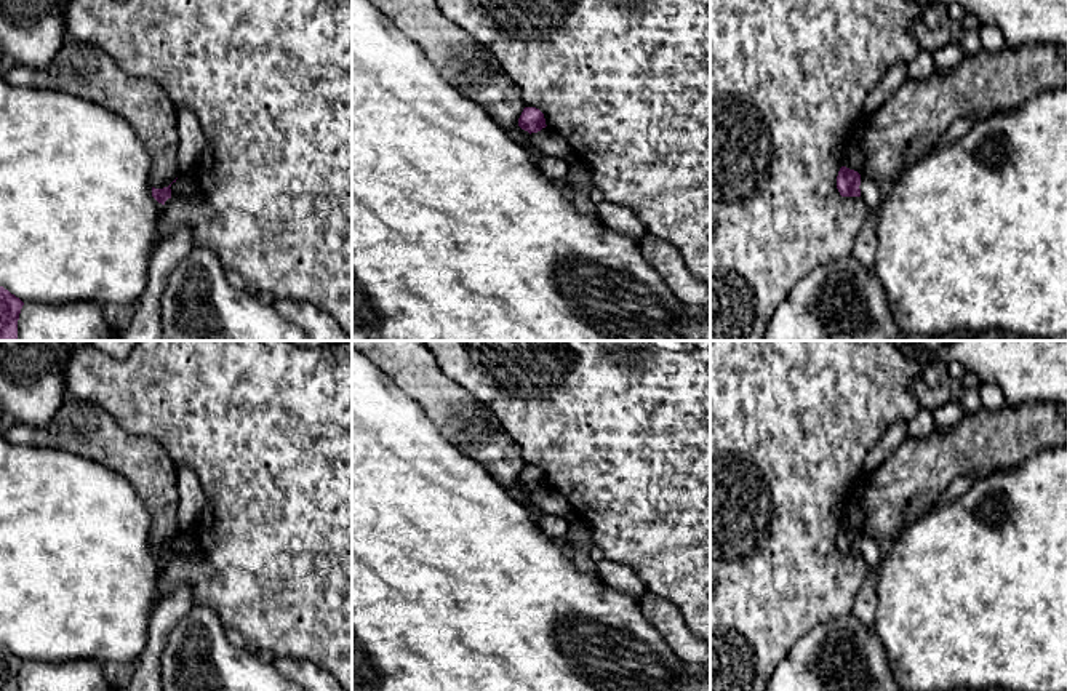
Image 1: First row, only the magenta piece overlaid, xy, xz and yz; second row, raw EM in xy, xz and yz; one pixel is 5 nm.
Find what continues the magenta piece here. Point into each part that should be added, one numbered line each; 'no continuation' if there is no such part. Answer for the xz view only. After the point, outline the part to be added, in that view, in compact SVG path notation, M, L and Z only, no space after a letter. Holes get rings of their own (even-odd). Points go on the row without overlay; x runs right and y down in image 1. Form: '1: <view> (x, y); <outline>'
no continuation

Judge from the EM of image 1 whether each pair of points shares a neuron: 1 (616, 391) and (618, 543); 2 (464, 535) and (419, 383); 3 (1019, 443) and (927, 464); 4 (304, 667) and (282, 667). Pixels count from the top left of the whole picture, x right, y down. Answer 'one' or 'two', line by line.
1: one
2: two
3: one
4: one

